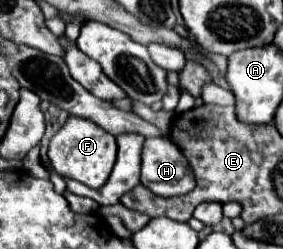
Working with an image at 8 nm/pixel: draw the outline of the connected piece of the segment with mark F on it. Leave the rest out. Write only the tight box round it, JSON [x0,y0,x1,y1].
[49,116,117,188]

